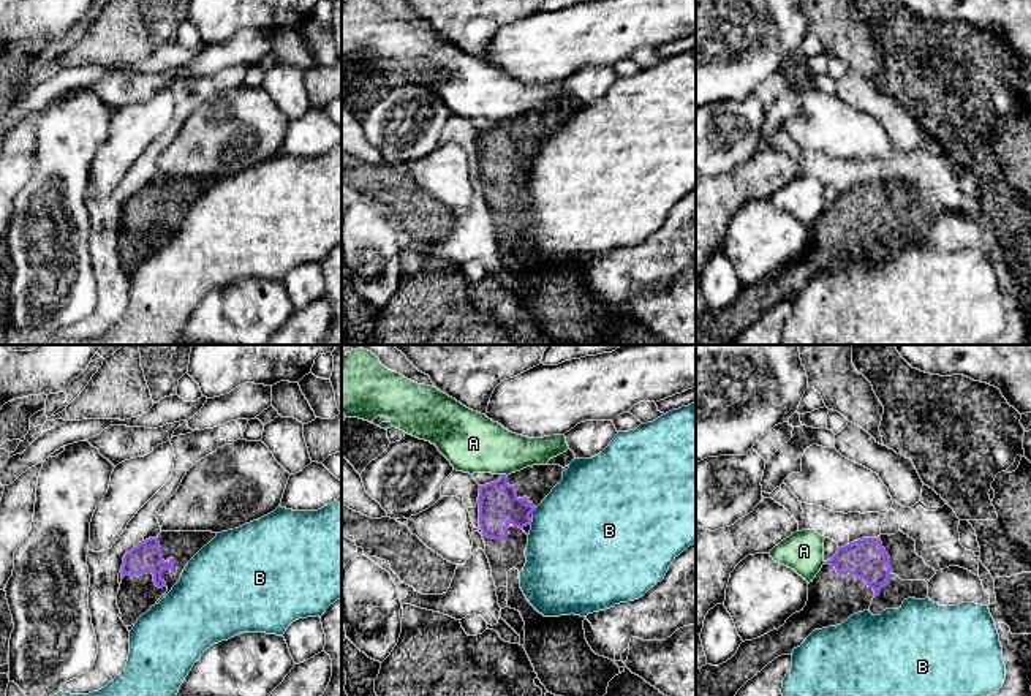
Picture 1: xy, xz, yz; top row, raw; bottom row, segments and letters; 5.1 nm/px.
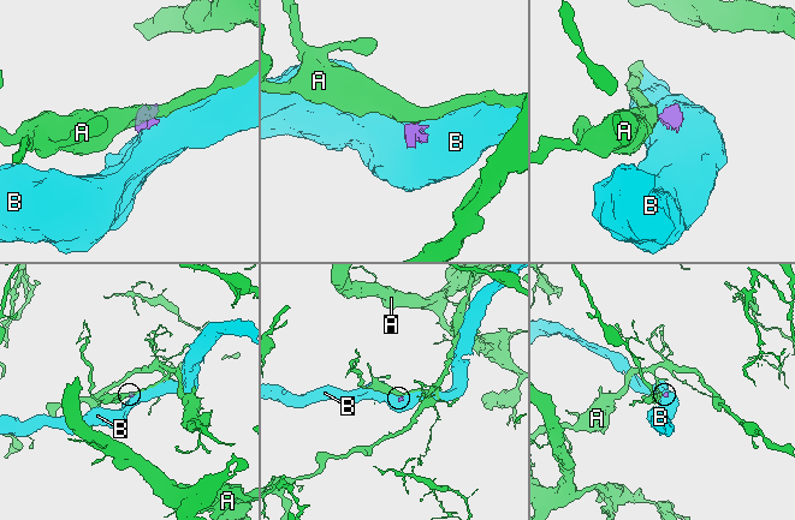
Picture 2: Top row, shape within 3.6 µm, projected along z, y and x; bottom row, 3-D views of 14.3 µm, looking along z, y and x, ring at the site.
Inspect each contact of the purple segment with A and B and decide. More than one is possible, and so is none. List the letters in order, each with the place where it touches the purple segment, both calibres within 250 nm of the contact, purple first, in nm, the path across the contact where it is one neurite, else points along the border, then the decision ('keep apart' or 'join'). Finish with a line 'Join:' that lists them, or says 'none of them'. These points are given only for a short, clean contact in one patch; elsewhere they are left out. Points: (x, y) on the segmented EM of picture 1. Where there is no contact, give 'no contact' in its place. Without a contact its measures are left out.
A: meets purple in xz at (505, 475); 200 nm thick on the purple side, 300 nm on the other; border along xz (502, 473), (506, 476); keep apart
B: meets purple in xz at (533, 510); 200 nm thick on the purple side, 460 nm on the other; border along xz (536, 508), (532, 513); keep apart
Join: none of them

